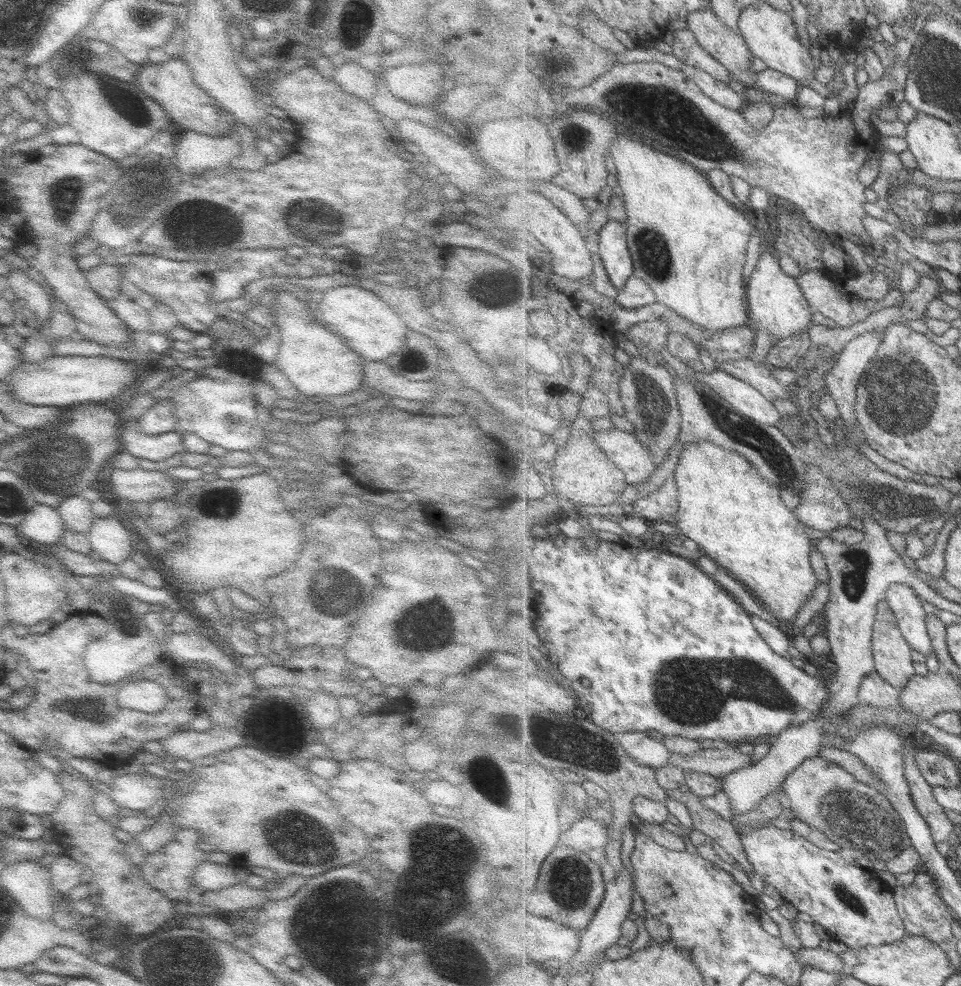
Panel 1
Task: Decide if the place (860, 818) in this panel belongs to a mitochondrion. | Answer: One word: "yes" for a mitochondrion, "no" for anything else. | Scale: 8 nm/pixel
yes

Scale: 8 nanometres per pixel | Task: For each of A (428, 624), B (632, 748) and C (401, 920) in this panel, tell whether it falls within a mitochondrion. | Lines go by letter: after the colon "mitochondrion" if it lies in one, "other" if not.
A: mitochondrion
B: other
C: mitochondrion

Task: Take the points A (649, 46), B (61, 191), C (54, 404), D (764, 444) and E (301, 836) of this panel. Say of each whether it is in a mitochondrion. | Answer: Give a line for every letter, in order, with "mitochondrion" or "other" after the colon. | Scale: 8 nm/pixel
A: other
B: mitochondrion
C: other
D: mitochondrion
E: mitochondrion

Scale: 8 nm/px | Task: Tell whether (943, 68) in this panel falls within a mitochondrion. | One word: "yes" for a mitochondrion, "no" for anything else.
yes

